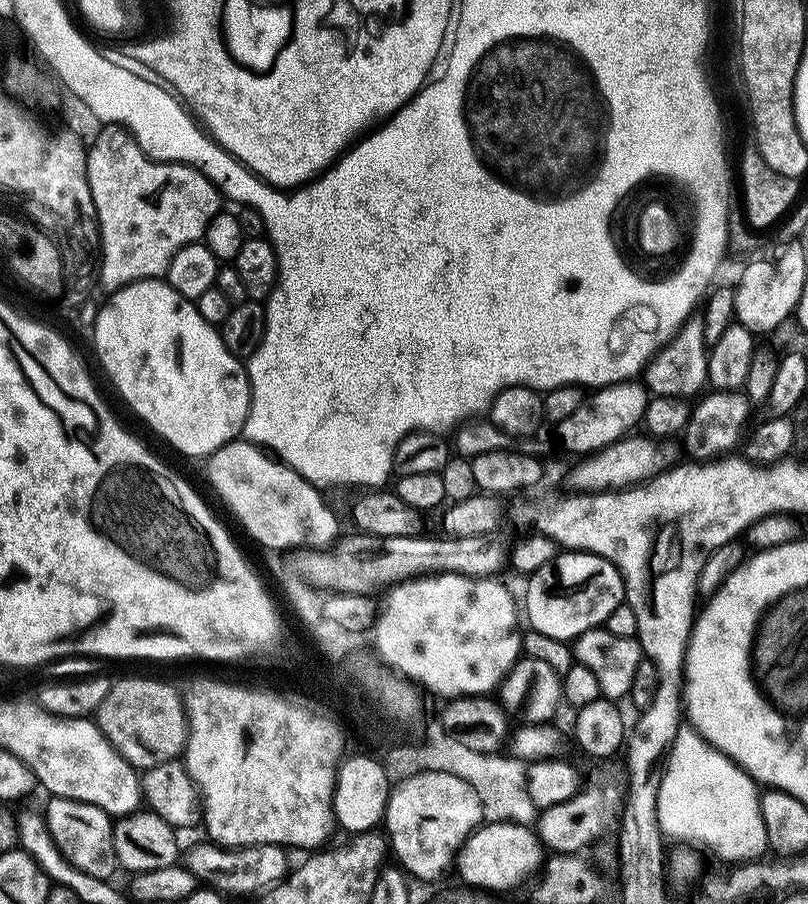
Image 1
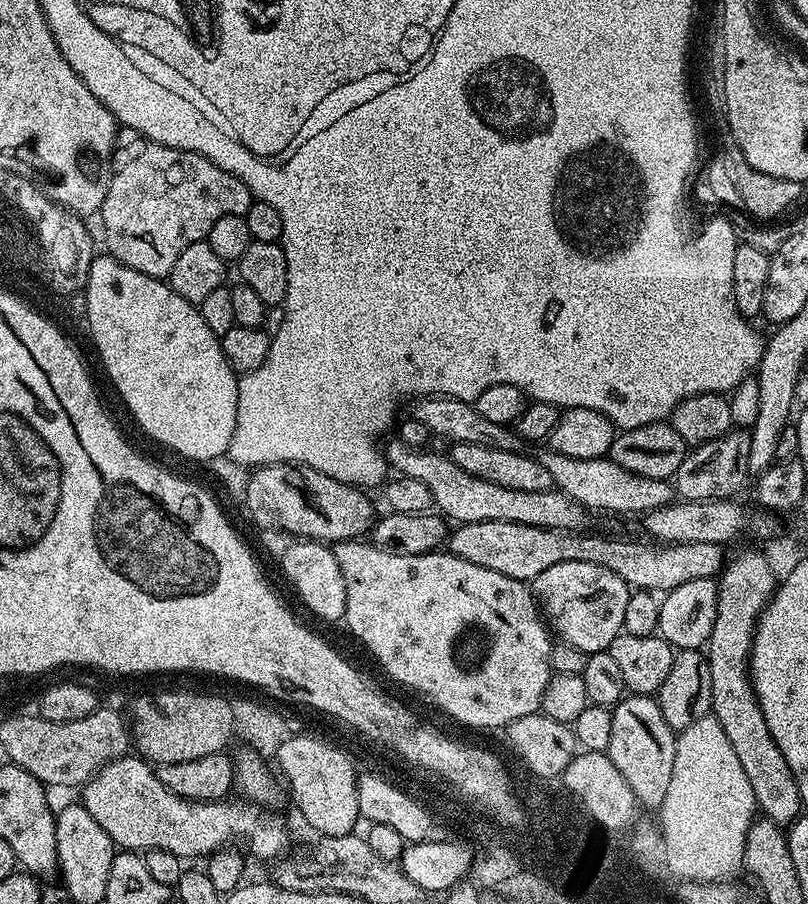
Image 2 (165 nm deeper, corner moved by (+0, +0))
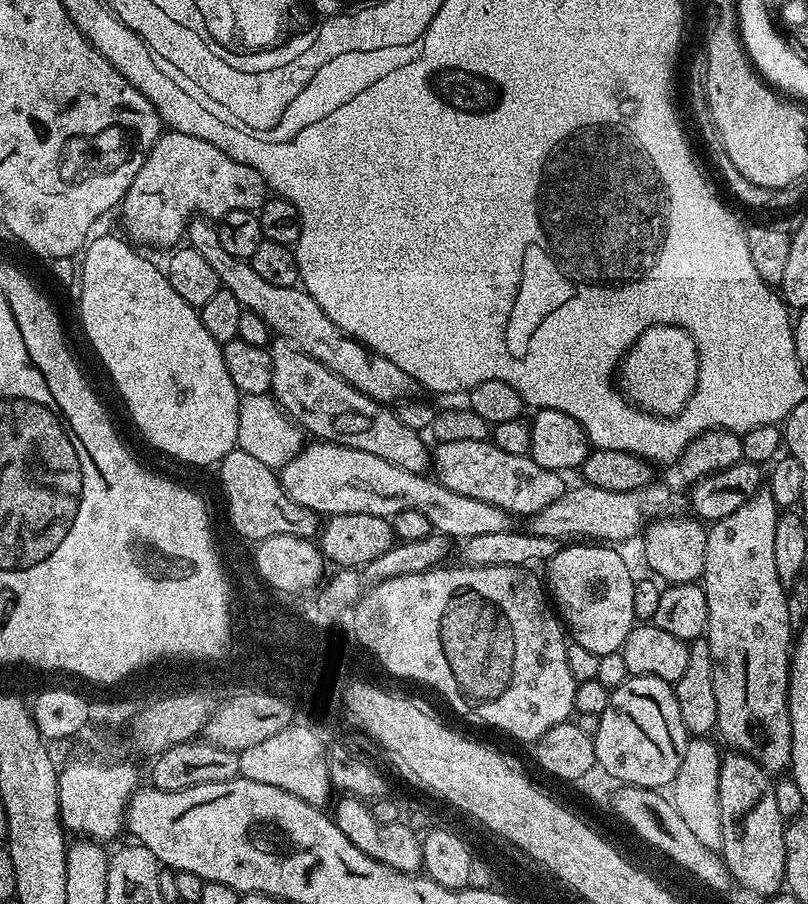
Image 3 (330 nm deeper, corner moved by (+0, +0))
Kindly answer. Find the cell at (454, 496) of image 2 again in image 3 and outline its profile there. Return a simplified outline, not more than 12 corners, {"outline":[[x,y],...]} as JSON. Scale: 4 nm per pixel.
{"outline":[[288,340],[271,395],[309,437],[429,471],[425,437]]}

